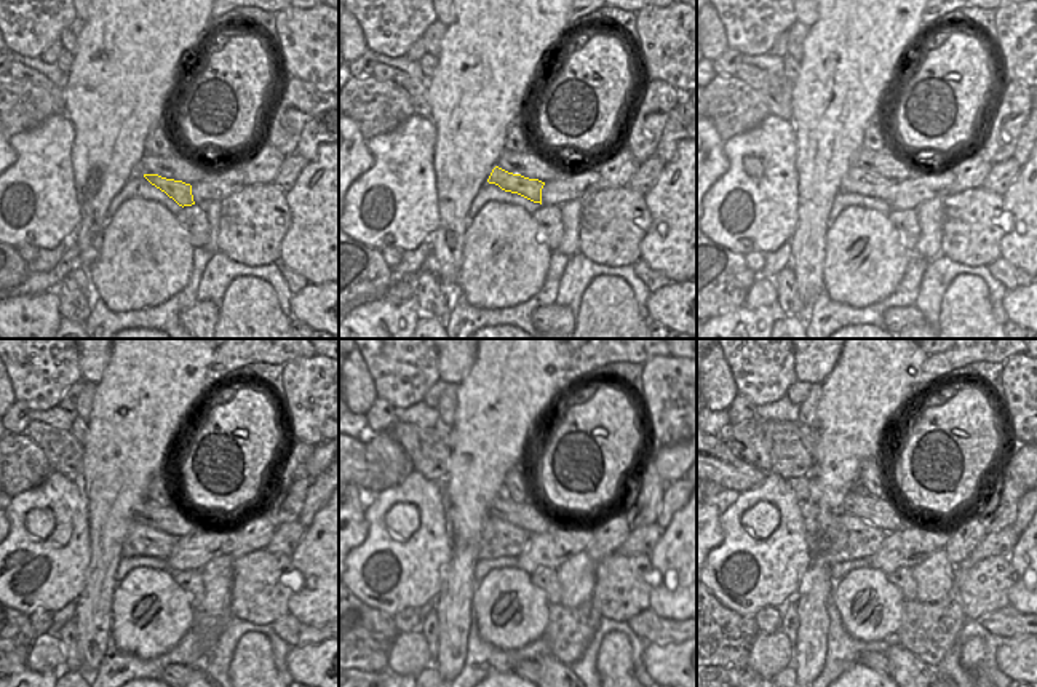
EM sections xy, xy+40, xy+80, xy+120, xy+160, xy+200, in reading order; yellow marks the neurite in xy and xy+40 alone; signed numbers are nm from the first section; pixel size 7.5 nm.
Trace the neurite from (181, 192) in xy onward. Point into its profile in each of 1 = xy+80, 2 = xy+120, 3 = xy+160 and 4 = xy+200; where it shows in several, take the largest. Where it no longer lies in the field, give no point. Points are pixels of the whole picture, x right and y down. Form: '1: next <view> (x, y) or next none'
1: next xy+80 (857, 179)
2: next xy+120 (141, 540)
3: next xy+160 (499, 539)
4: next xy+200 (833, 537)

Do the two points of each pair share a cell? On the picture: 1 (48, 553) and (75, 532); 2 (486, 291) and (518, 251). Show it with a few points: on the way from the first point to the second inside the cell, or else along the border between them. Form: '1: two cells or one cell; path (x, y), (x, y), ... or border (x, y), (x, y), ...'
1: one cell; path (55, 553), (69, 539)
2: one cell; path (491, 281), (512, 261)

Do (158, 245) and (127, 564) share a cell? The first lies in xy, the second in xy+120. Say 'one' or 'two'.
two

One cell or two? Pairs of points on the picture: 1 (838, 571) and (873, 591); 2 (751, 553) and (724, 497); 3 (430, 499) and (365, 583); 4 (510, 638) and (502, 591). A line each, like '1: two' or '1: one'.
1: two
2: two
3: one
4: one

